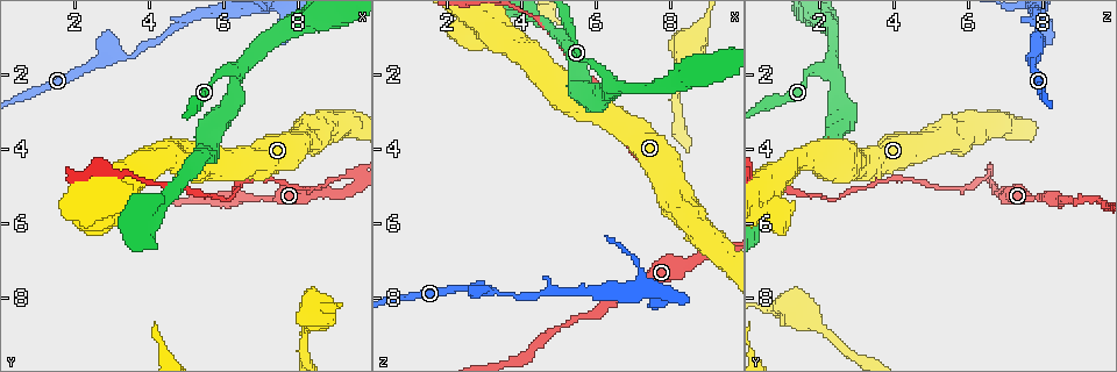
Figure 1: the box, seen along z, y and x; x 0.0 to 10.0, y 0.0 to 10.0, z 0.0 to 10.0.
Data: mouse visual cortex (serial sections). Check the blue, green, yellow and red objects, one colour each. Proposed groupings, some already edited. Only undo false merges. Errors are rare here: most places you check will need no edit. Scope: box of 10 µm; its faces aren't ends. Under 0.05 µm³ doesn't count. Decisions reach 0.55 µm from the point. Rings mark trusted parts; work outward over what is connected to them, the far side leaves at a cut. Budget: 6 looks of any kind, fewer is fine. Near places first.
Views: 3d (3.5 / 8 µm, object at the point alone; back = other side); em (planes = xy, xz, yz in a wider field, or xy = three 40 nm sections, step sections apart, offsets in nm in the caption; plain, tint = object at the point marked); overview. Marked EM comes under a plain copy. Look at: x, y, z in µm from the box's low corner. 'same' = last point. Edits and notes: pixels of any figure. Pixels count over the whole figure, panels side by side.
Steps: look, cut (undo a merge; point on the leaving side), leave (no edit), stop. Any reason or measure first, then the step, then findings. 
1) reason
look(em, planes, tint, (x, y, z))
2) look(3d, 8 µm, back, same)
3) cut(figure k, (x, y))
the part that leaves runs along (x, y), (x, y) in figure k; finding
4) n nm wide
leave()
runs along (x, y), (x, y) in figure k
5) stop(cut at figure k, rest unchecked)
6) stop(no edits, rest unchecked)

sudden change in width
look(3d, 3.5 µm, (6.35, 1.90, 2.30))

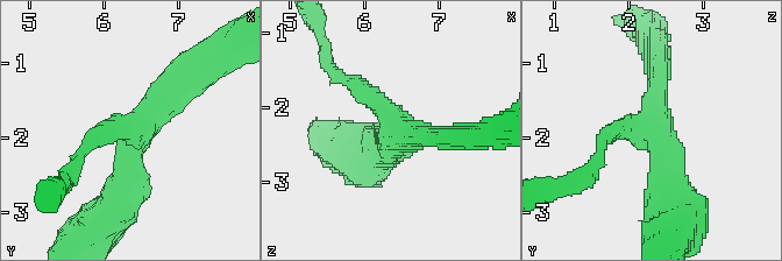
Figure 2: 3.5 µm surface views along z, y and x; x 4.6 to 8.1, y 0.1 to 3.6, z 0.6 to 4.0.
now the EM
look(em, xy, step 3, tint, (6.40, 1.90, 2.30))

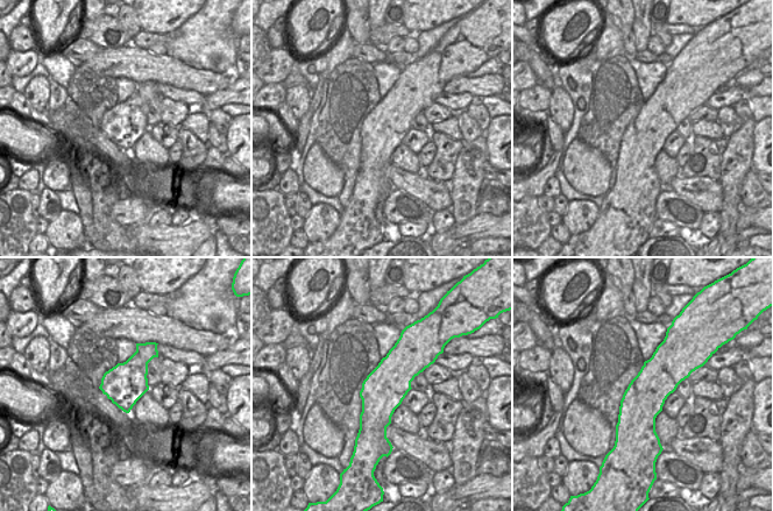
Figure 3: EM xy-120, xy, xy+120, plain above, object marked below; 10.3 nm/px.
leave()
runs along (601, 148), (618, 126), (652, 129), (669, 202) in figure 2; all the same cell

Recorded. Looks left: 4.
a fork
look(3d, 8 µm, (5.50, 3.45, 2.50))

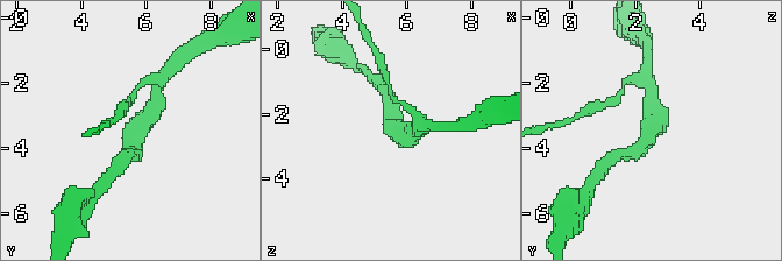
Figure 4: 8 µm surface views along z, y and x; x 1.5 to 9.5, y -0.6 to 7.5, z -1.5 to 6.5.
need the tissue
look(em, xy, step 1, tint, same)

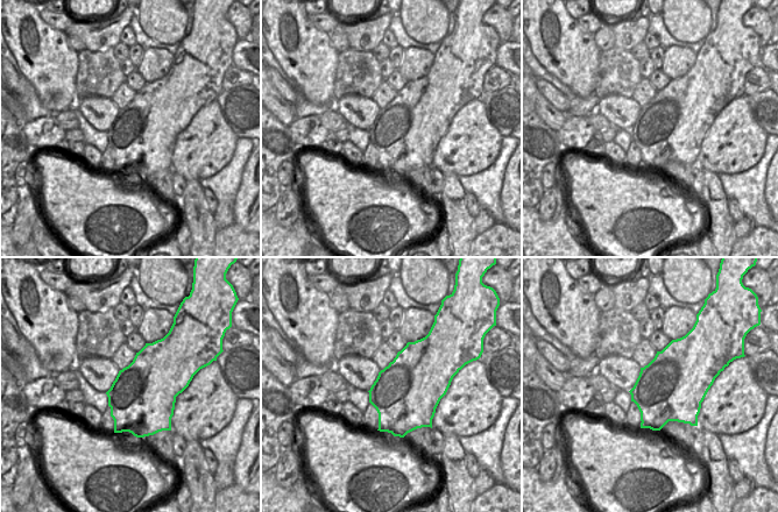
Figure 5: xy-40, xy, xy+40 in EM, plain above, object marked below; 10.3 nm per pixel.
leave()
runs along (653, 110), (654, 128), (625, 153) in figure 4; one cell here

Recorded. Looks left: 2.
abrupt turn
look(3d, 3.5 µm, back, (9.40, 5.10, 6.80))

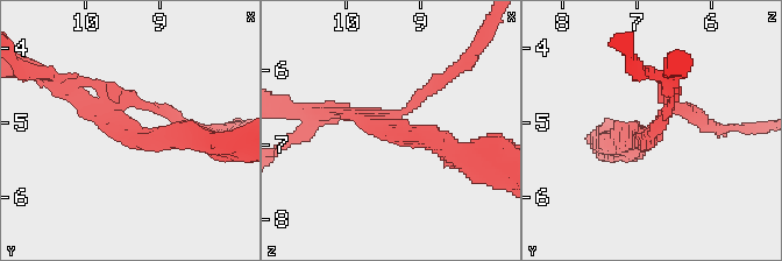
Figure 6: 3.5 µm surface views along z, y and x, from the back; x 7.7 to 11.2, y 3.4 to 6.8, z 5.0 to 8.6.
shape alone is not enough
look(em, xy, step 3, tint, (9.40, 5.10, 6.75))

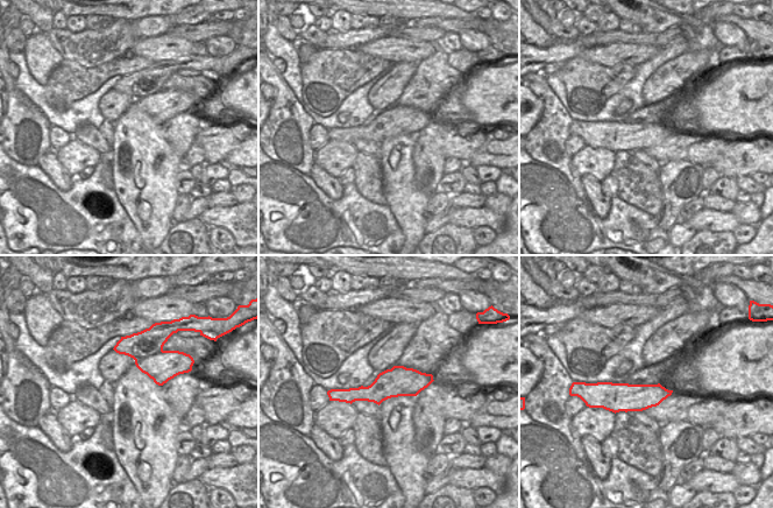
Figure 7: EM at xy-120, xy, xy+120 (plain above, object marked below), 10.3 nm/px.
arms of 150, 150, 300 nm
cut(figure 6, (419, 93))
a second cell is stuck on

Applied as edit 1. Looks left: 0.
stop(cut at figure 6, rest unchecked)

